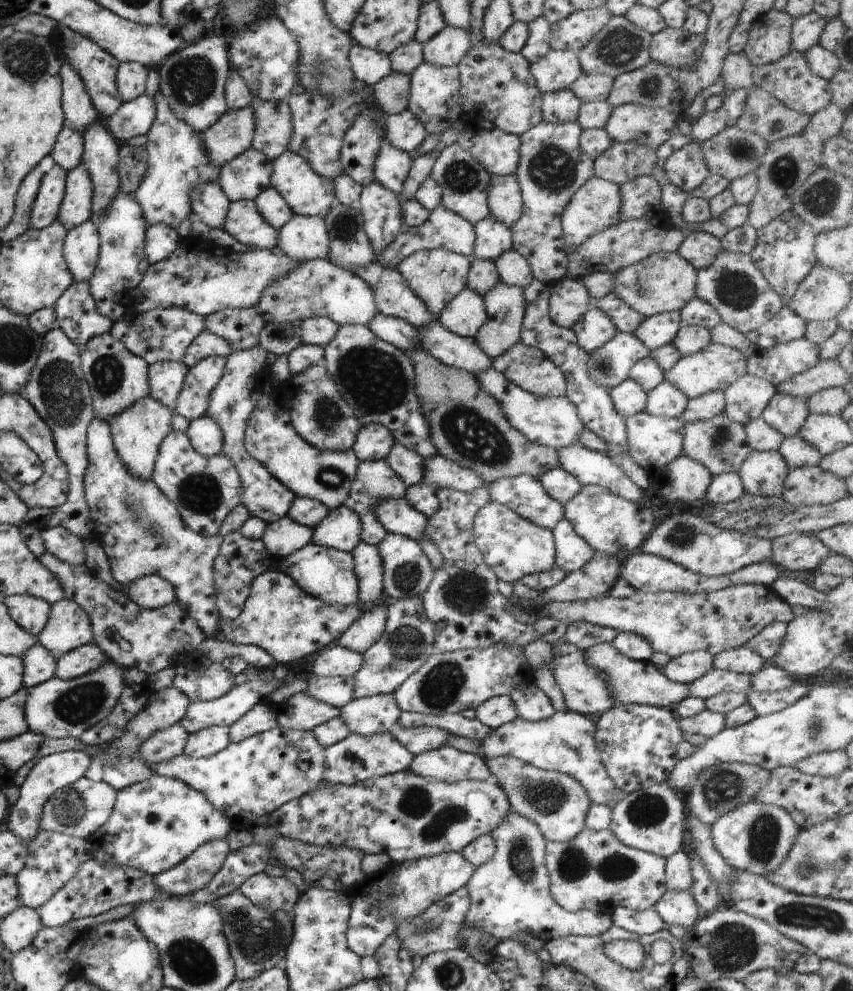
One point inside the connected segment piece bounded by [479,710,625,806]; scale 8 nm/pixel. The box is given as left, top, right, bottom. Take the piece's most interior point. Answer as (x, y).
(564, 742)

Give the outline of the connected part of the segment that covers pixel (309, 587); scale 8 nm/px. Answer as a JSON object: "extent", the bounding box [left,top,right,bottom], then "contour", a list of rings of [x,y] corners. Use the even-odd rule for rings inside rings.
{"extent":[277,543,358,605],"contour":[[[309,543],[277,562],[277,570],[295,581],[295,584],[311,596],[328,605],[358,604],[357,581],[355,580],[353,559],[349,553]]]}

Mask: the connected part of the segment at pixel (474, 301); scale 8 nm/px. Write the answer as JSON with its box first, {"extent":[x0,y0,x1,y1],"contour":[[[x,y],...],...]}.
{"extent":[436,287,485,338],"contour":[[[465,287],[443,307],[436,320],[457,336],[474,338],[485,317],[482,298]]]}

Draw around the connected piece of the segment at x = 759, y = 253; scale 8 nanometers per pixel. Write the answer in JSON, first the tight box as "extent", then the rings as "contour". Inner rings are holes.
{"extent":[748,211,816,305],"contour":[[[790,211],[775,216],[766,225],[758,228],[755,234],[755,244],[748,254],[782,304],[787,305],[798,289],[798,284],[816,262],[813,250],[816,234],[808,224]]]}

